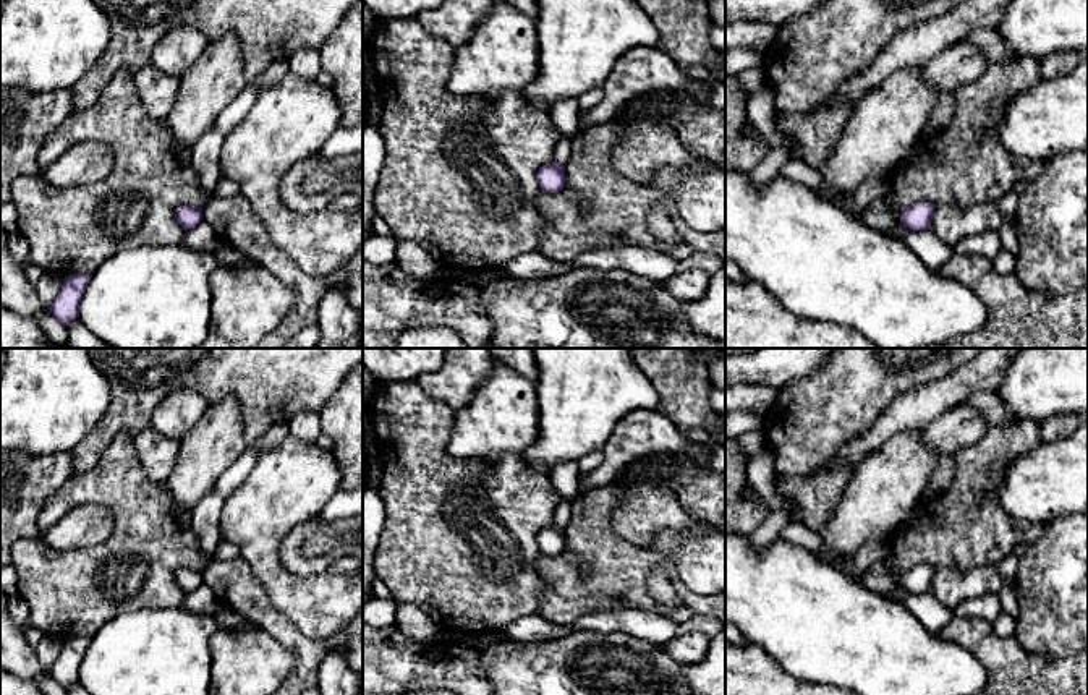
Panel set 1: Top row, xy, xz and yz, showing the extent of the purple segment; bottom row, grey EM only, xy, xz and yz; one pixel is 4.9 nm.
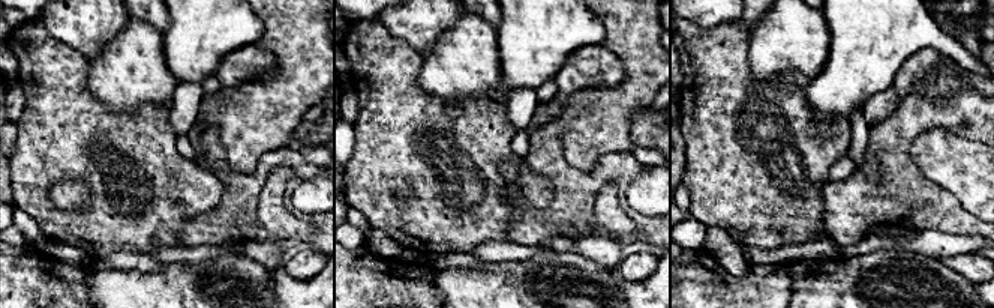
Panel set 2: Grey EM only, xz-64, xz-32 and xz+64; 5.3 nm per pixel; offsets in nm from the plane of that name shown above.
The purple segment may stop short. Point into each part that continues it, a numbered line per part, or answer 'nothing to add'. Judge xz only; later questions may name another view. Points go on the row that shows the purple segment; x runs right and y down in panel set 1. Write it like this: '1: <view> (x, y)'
1: xz (564, 146)

